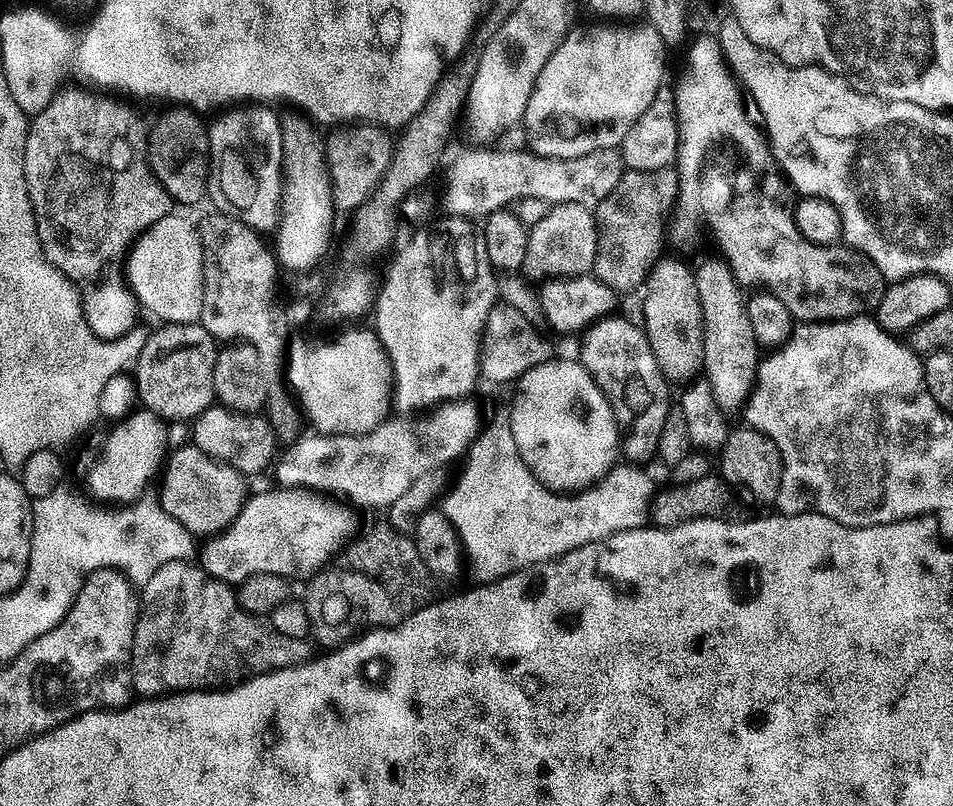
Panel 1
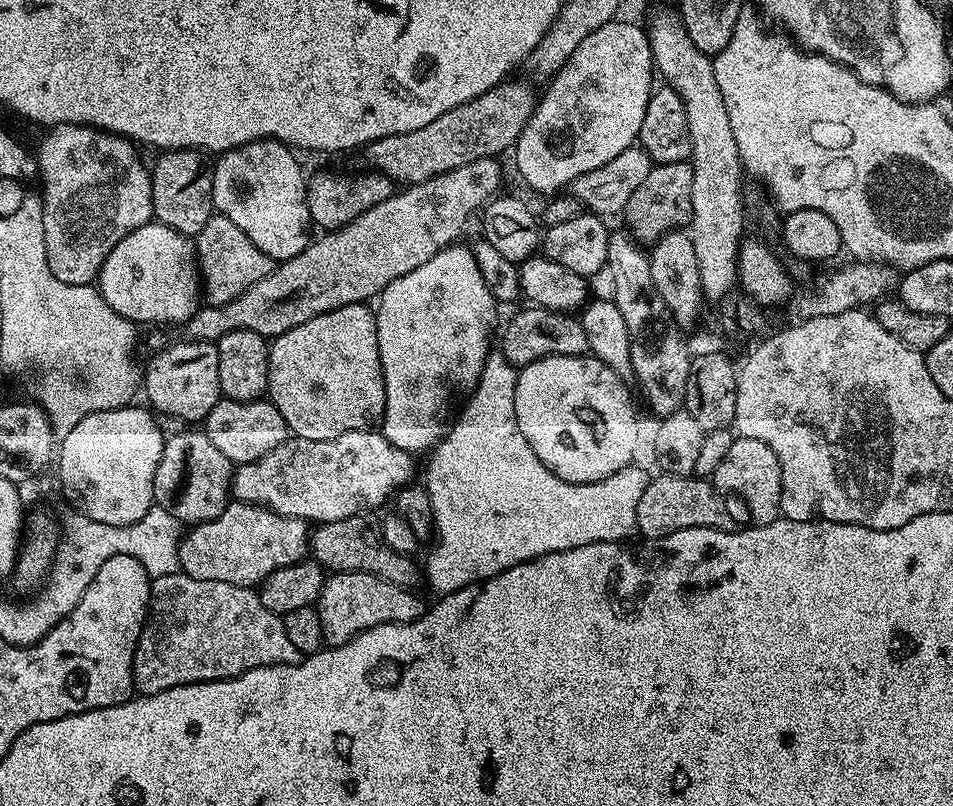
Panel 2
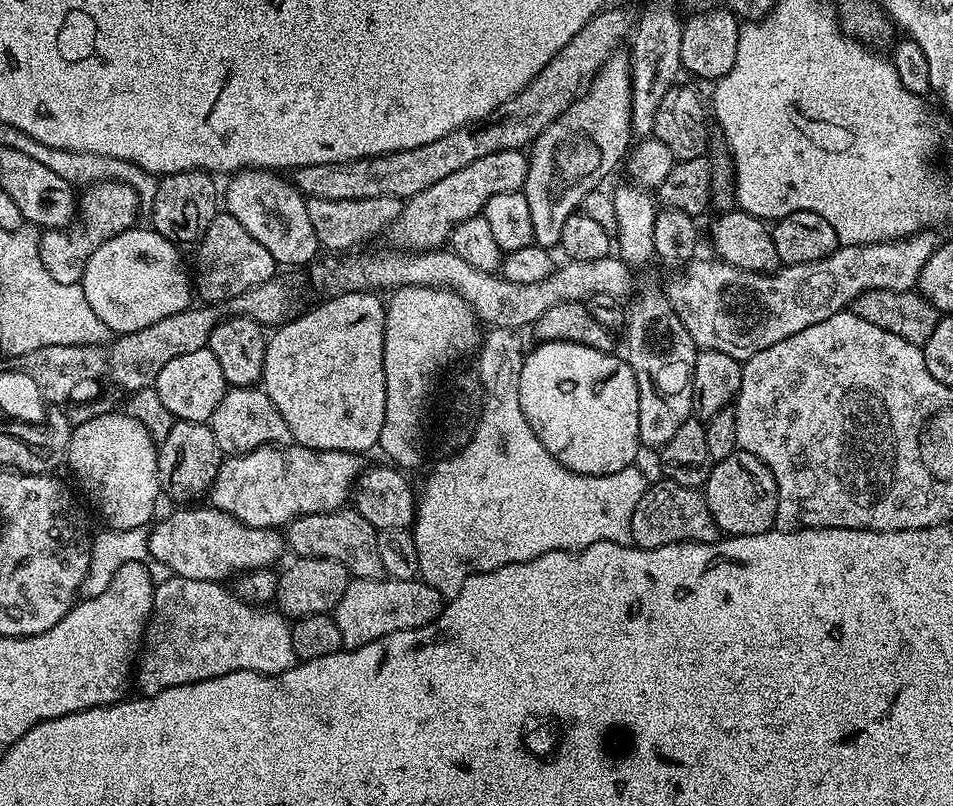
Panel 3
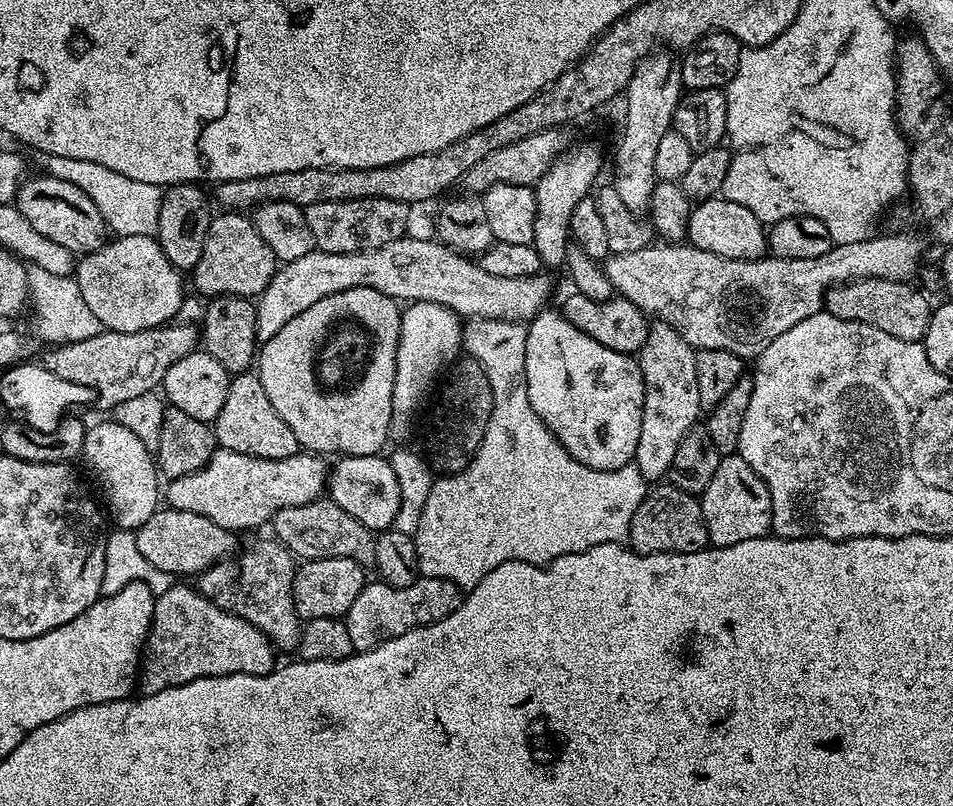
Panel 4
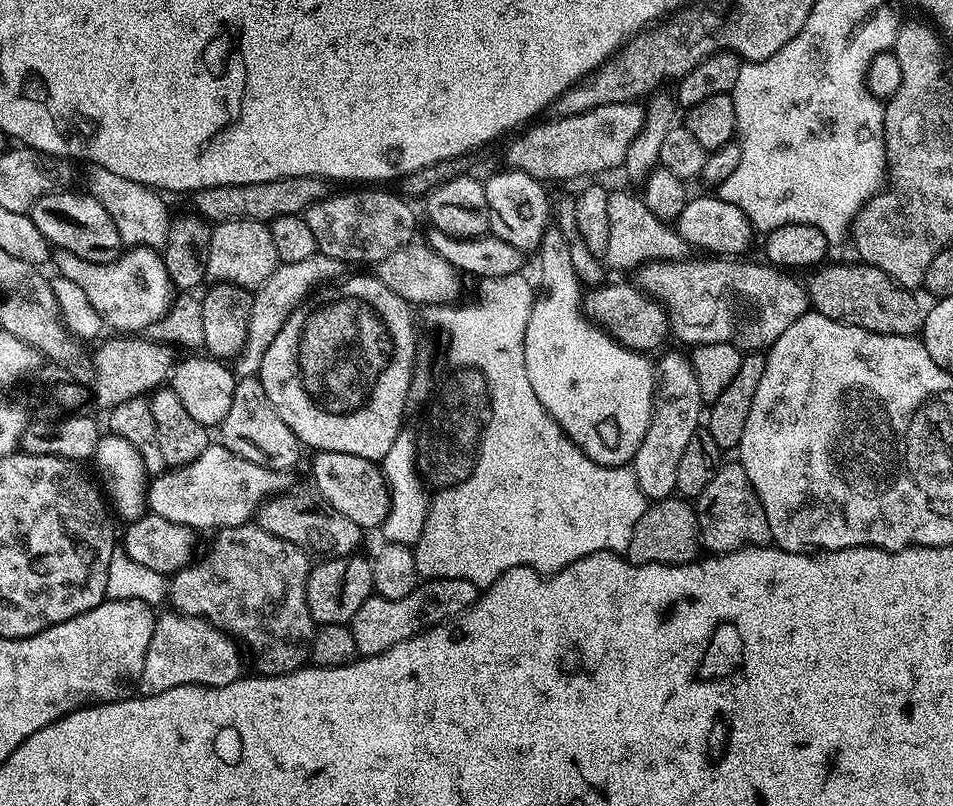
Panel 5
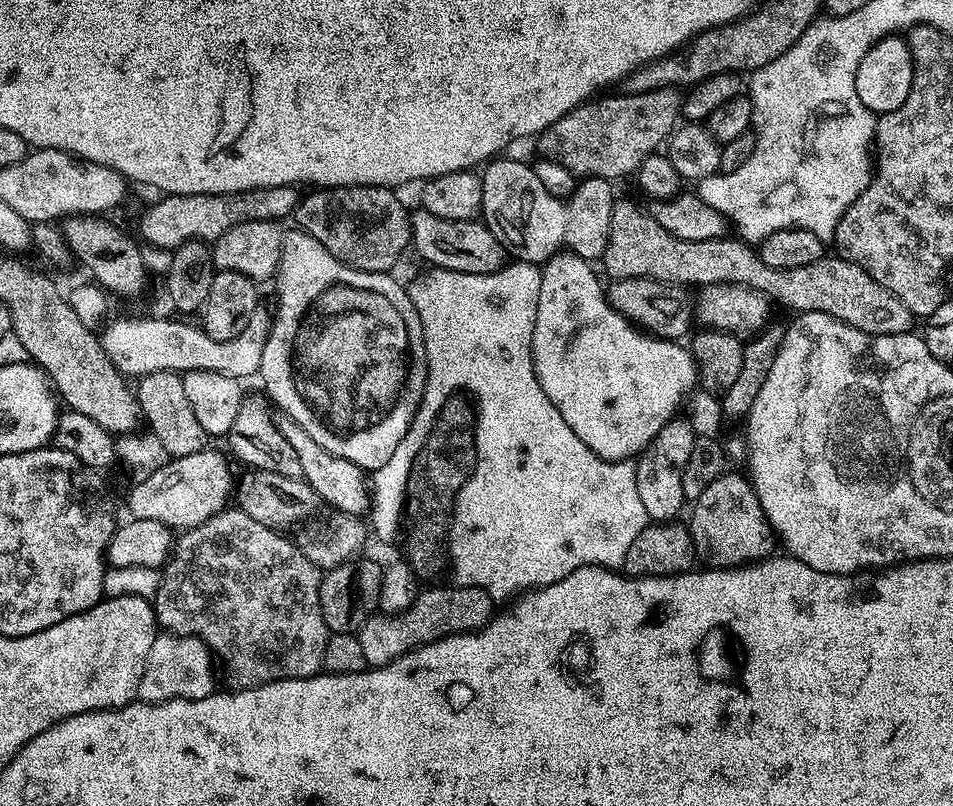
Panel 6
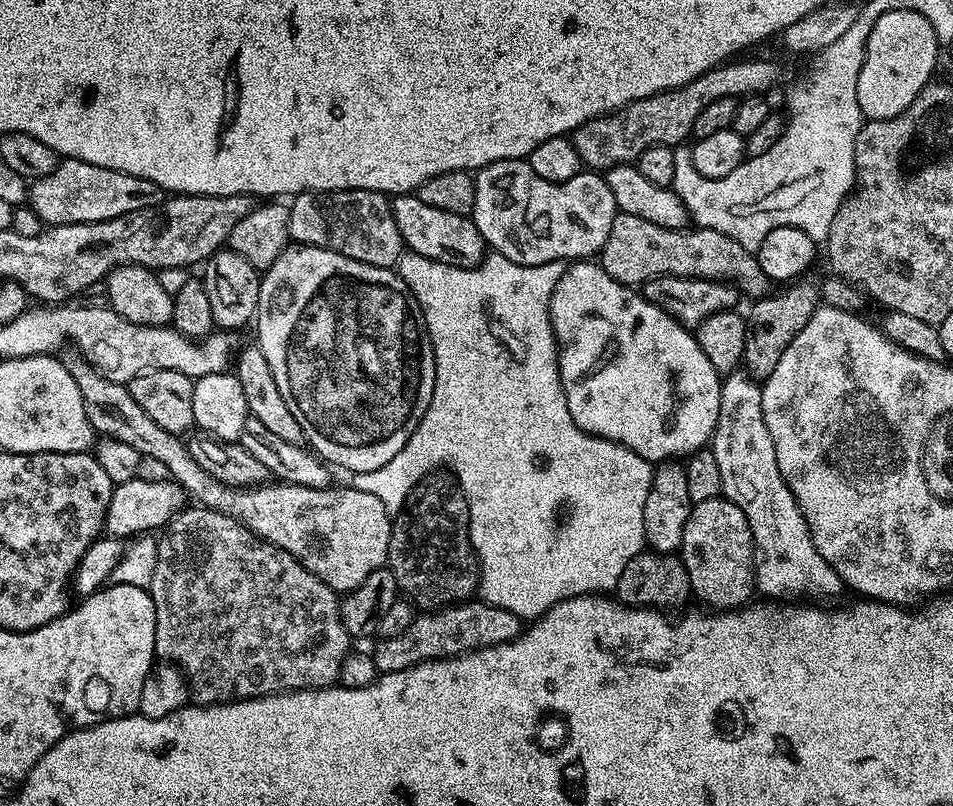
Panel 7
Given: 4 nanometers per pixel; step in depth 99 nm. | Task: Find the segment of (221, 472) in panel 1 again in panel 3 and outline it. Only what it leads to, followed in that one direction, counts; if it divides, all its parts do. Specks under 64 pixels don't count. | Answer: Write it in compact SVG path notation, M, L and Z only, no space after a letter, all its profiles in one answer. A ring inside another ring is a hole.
M176 420L166 440L158 444L157 474L163 495L172 500L188 502L195 492L207 493L211 489L222 463L222 453L207 423Z

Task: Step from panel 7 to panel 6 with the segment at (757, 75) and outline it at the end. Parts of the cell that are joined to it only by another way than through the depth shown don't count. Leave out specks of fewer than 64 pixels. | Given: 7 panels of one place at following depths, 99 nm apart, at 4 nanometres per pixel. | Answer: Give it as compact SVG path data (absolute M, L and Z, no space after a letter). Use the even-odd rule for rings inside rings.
M676 86L649 92L628 92L624 96L604 94L580 104L541 132L539 155L552 159L577 178L602 178L616 182L619 176L631 177L645 158L665 143L682 120L682 93Z

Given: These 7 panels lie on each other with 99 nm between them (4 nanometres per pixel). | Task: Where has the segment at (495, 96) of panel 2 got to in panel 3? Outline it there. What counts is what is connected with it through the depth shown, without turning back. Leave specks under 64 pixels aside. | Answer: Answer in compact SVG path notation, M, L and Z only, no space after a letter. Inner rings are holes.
M605 7L604 11L584 26L517 96L510 98L502 107L496 109L491 118L475 126L454 130L426 146L407 148L401 152L391 152L381 156L367 156L361 160L351 160L341 164L302 166L291 173L291 183L296 185L301 196L313 200L361 200L362 198L394 196L397 200L404 202L408 197L417 196L422 190L434 186L436 182L442 182L442 178L447 178L449 174L455 174L457 170L470 166L470 162L478 162L478 158L486 158L486 154L498 154L498 150L527 149L532 141L539 138L577 98L584 95L592 79L599 74L600 68L612 56L617 55L619 48L616 47L623 42L624 35L626 35L626 40L633 28L634 16L632 18L630 13L623 12L620 8Z

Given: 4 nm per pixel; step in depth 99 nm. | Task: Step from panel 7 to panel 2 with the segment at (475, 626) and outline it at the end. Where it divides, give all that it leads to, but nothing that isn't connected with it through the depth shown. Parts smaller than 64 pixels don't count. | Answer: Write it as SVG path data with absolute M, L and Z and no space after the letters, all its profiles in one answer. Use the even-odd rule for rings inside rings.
M365 572L331 573L324 581L322 594L318 601L324 644L328 646L345 644L354 639L358 634L383 624L409 624L414 622L418 617L424 615L426 611L426 604L423 604L414 593L415 591L400 588L397 584L386 582L374 574L366 574Z

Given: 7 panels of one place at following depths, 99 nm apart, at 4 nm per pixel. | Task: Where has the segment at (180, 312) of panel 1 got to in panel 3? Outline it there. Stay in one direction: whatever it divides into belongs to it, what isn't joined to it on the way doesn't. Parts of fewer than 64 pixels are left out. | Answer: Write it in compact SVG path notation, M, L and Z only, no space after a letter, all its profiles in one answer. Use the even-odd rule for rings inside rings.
M133 226L122 234L96 248L94 254L87 260L86 270L83 272L81 288L86 294L86 300L93 307L94 314L106 323L108 330L114 334L124 335L137 332L161 321L162 318L172 317L191 305L192 278L179 254L179 247L164 235L160 235L153 228Z

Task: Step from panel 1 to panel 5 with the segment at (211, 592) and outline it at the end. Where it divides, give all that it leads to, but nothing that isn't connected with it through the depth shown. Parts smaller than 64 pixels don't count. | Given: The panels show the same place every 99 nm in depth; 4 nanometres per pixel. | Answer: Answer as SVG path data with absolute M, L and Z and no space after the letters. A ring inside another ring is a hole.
M174 610L157 615L154 634L146 650L146 662L142 666L139 695L153 696L174 686L200 684L204 688L230 686L230 682L241 679L241 649L231 637L225 636L219 629L199 620L196 616L181 616Z

